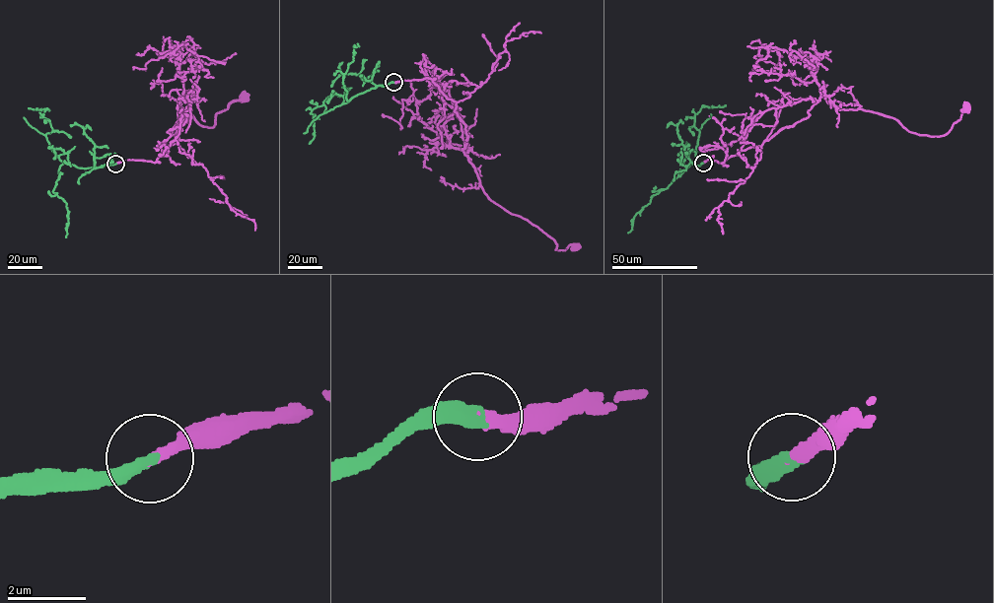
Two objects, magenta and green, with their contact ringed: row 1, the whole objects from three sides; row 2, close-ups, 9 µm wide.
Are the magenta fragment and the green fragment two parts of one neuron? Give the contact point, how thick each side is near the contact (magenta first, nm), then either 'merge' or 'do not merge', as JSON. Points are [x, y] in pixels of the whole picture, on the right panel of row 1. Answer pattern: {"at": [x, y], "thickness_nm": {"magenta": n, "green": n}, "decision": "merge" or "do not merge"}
{"at": [703, 163], "thickness_nm": {"magenta": 280, "green": 380}, "decision": "merge"}

